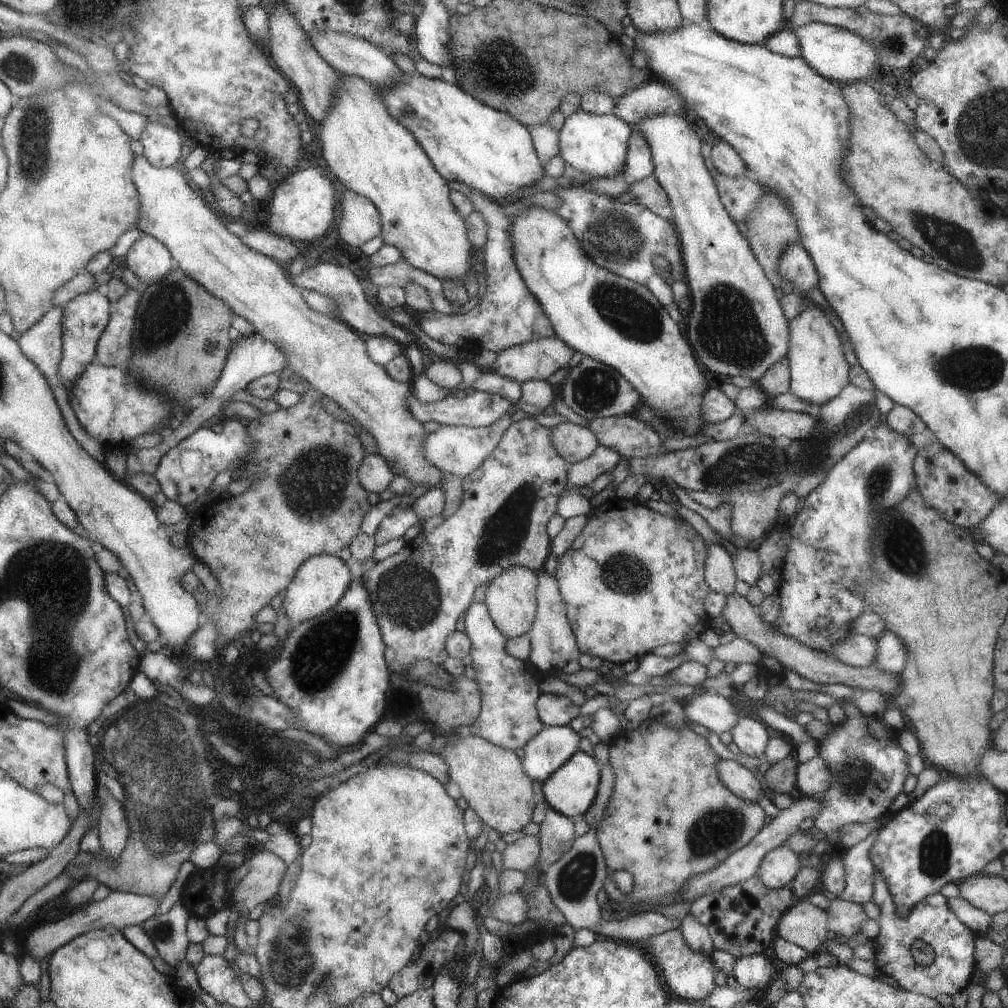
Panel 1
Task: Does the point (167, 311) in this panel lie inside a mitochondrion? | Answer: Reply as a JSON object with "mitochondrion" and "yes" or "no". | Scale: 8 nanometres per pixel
{"mitochondrion":"yes"}

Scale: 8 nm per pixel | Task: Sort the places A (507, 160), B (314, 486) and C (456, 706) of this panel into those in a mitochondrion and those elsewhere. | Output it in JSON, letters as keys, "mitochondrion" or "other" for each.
{"A":"other","B":"mitochondrion","C":"mitochondrion"}

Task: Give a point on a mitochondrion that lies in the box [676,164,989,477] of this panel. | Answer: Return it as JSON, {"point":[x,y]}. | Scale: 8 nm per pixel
{"point":[728,331]}

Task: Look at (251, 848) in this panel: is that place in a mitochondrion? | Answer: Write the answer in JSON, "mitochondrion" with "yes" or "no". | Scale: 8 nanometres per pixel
{"mitochondrion":"no"}

